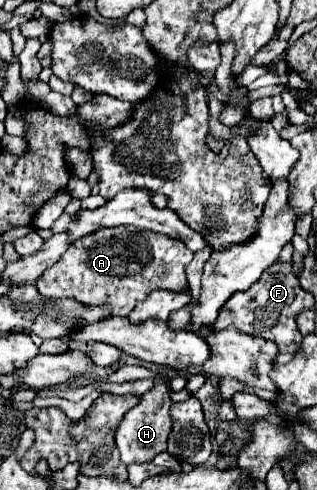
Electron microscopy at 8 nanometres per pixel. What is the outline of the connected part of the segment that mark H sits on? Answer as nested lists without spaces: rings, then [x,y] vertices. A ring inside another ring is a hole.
[[[156,375],[154,377],[154,387],[142,395],[140,403],[130,409],[122,421],[122,425],[116,429],[116,445],[120,449],[122,463],[132,465],[132,463],[146,463],[152,461],[158,453],[166,451],[168,447],[168,437],[172,433],[172,417],[170,417],[170,379],[166,375]]]

